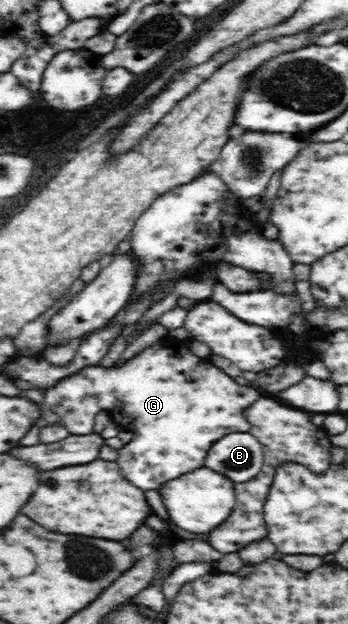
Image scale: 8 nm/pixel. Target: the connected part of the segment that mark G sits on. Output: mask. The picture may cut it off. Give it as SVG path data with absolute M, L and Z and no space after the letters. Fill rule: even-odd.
M170 335L155 340L120 366L86 367L78 374L58 382L44 394L46 404L62 418L70 434L90 434L94 428L94 416L102 410L108 412L121 428L132 432L134 440L120 450L118 464L122 474L142 490L158 488L162 482L190 472L192 464L194 470L202 468L208 450L222 436L232 432L249 432L250 423L242 412L254 404L258 396L258 390L240 386L210 359L194 355L189 349L188 340L173 339Z

